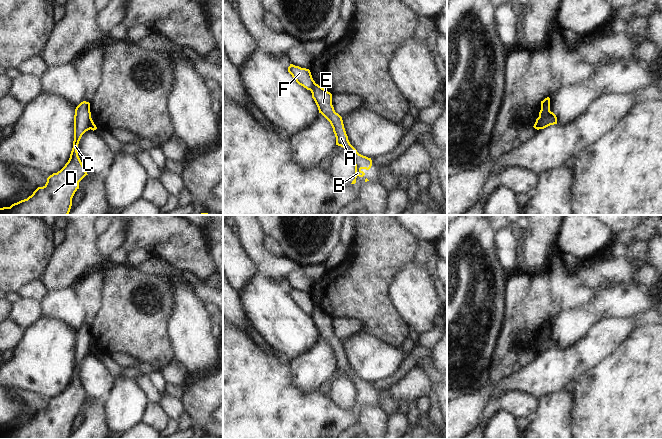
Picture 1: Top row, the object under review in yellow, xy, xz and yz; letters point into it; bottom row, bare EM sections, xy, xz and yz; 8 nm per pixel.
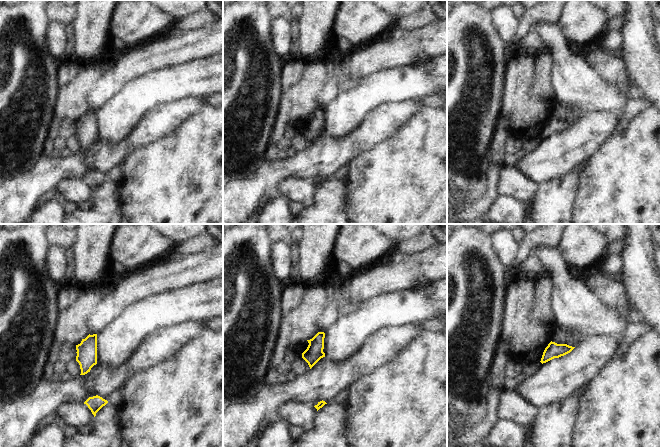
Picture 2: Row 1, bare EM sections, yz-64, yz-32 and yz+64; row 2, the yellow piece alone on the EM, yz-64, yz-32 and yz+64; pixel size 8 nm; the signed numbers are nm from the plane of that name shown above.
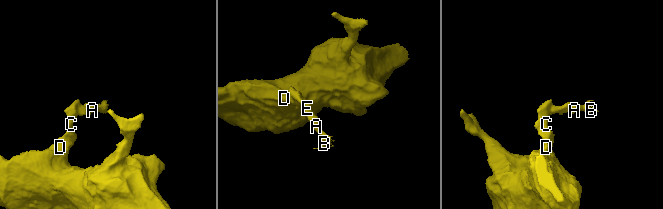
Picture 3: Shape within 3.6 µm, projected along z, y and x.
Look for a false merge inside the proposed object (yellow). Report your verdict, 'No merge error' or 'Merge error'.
Merge error.

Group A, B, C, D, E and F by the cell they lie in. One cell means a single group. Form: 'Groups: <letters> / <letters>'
Groups: A B E / C D F.

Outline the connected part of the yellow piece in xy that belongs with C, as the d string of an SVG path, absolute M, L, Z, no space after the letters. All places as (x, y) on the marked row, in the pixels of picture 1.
M83 101L75 109L74 141L70 158L65 166L47 178L43 187L38 187L31 196L12 204L10 207L0 208L0 215L68 215L72 206L72 198L79 189L79 182L88 175L77 152L82 135L90 130L90 103Z

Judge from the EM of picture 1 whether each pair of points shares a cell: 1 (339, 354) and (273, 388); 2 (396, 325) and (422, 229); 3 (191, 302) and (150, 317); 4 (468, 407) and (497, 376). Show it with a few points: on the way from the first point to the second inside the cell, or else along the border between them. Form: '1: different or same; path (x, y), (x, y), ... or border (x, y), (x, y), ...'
1: same; path (359, 388), (359, 403), (348, 414), (307, 414)
2: different; border (400, 226), (404, 227), (419, 240)
3: different; border (171, 285), (173, 312), (168, 318), (167, 331)
4: different; border (504, 378), (492, 389)

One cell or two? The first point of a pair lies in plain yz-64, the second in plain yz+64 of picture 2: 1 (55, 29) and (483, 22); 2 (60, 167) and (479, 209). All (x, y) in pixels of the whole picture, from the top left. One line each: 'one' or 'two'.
1: two
2: two

